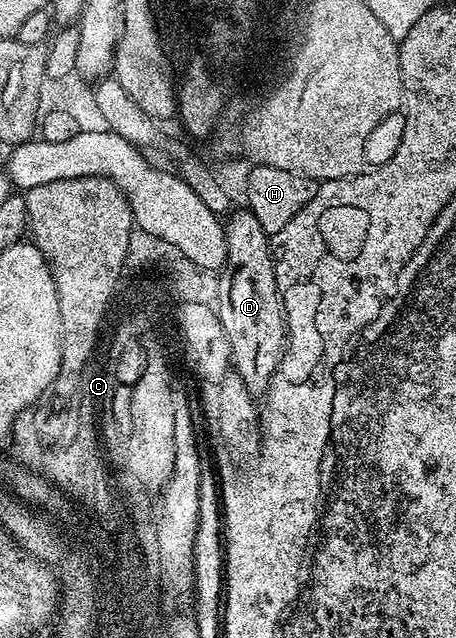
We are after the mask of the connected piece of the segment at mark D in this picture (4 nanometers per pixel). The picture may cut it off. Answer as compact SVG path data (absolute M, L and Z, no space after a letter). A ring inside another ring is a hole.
M235 211L228 216L230 219L224 220L227 257L220 276L215 310L223 325L223 333L227 333L232 370L243 377L243 385L247 385L254 397L261 397L268 392L273 374L285 356L285 313L281 294L277 292L271 237L263 225L259 225L253 211Z

